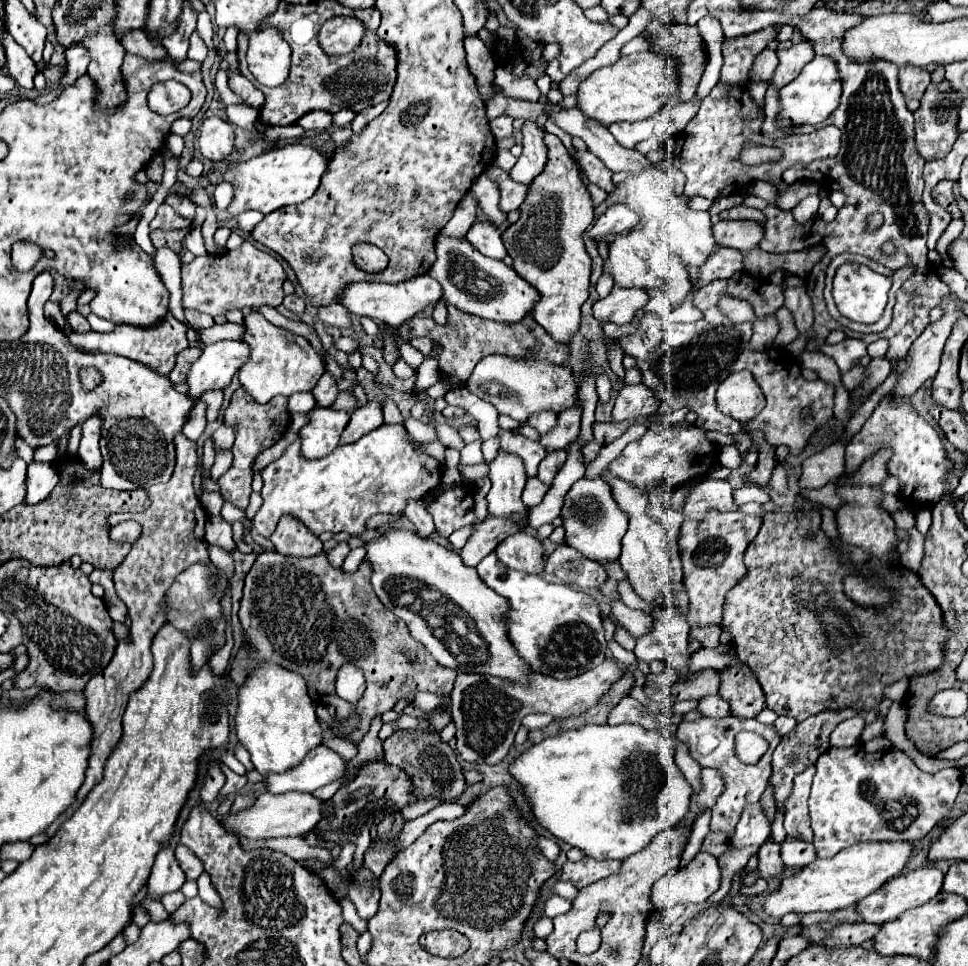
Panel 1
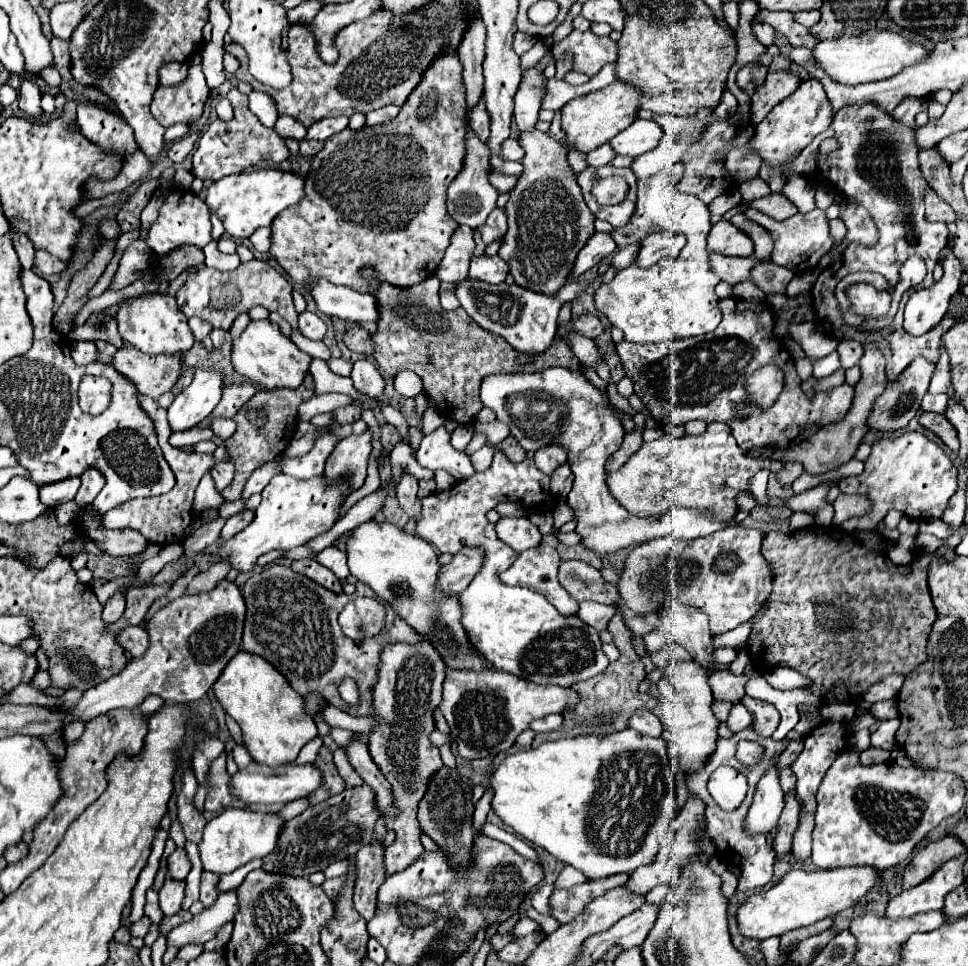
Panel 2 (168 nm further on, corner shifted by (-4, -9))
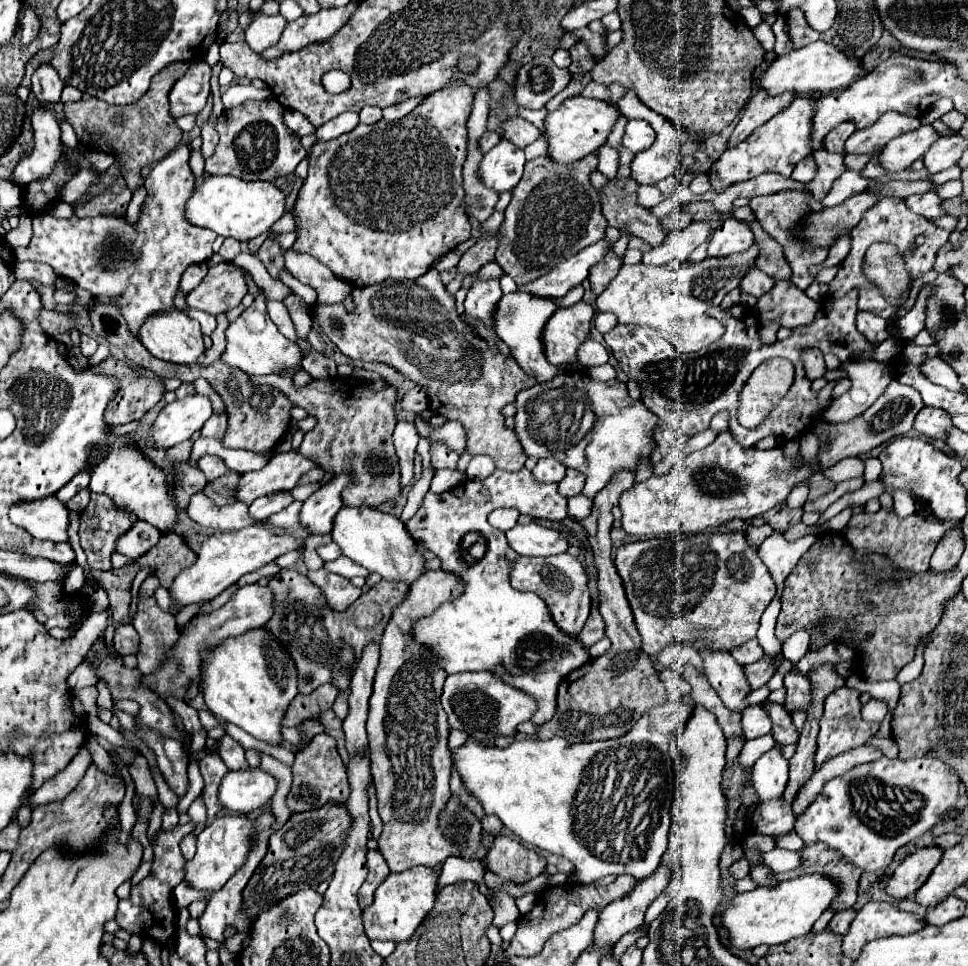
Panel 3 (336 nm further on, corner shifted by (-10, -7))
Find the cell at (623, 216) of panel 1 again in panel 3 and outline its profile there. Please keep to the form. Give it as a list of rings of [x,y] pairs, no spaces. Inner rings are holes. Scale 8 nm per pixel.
[[[600,239],[600,241],[584,247],[576,255],[572,255],[570,259],[566,259],[558,267],[554,267],[554,271],[550,271],[548,275],[542,275],[540,279],[536,279],[536,281],[532,281],[528,285],[522,285],[518,289],[528,291],[528,293],[538,295],[538,297],[560,299],[572,287],[582,285],[588,279],[590,267],[600,263],[610,249],[612,249],[612,241]]]

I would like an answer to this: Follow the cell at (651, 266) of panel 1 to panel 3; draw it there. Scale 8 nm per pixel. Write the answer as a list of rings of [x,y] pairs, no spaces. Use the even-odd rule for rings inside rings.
[[[694,221],[694,223],[690,223],[686,229],[676,231],[676,233],[670,233],[670,235],[664,239],[662,245],[652,247],[650,251],[646,251],[642,263],[646,263],[646,265],[664,265],[664,263],[668,263],[668,261],[672,261],[672,259],[686,261],[688,255],[690,255],[700,243],[704,243],[710,233],[712,233],[712,229],[710,229],[708,223]]]

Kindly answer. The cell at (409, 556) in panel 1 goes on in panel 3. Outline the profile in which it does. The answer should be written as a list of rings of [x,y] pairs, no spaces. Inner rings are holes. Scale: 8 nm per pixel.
[[[366,505],[340,509],[340,513],[336,515],[334,529],[332,529],[332,541],[340,545],[340,549],[346,557],[356,561],[370,573],[378,573],[382,579],[386,579],[390,583],[412,585],[426,571],[426,567],[424,567],[426,559],[424,559],[418,543],[406,531],[404,523],[394,515],[386,515],[386,513],[366,507]]]

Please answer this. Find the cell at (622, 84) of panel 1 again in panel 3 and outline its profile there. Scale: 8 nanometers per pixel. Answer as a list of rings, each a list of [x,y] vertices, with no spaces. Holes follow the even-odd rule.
[[[570,97],[566,99],[558,111],[548,113],[546,117],[546,129],[544,135],[548,137],[548,151],[550,155],[560,161],[560,163],[572,163],[578,161],[594,151],[598,151],[606,137],[610,135],[612,127],[620,119],[620,109],[598,99],[588,99],[588,97]]]

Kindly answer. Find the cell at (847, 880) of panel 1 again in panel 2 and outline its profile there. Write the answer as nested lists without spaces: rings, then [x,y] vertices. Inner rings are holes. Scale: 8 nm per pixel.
[[[842,867],[842,869],[814,869],[790,871],[768,891],[752,893],[738,909],[738,929],[746,939],[768,939],[784,935],[798,927],[808,927],[820,919],[832,917],[856,905],[878,883],[878,871],[872,867]]]

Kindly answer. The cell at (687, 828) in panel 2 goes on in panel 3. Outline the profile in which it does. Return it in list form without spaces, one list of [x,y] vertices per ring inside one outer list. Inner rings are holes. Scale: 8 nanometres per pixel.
[[[660,863],[660,867],[646,879],[638,879],[636,885],[632,887],[630,893],[626,893],[622,899],[616,899],[612,901],[608,907],[604,907],[600,911],[600,919],[598,919],[598,925],[596,925],[596,933],[594,933],[594,941],[598,945],[612,945],[616,943],[624,933],[636,929],[638,925],[644,923],[644,913],[646,913],[646,907],[652,903],[654,897],[658,897],[666,885],[672,881],[672,867],[668,863]]]

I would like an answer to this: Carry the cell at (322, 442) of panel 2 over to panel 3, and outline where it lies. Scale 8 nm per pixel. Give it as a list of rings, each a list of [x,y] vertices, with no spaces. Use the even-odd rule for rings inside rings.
[[[298,451],[274,453],[268,465],[260,471],[244,473],[238,483],[238,501],[252,503],[262,495],[276,491],[290,491],[298,485],[300,477],[316,467],[316,461]]]

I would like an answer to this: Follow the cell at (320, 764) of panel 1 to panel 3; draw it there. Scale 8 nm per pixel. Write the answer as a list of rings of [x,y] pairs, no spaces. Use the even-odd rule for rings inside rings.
[[[260,767],[230,771],[218,791],[220,803],[234,813],[252,813],[254,809],[266,805],[274,791],[278,789],[278,779]]]

